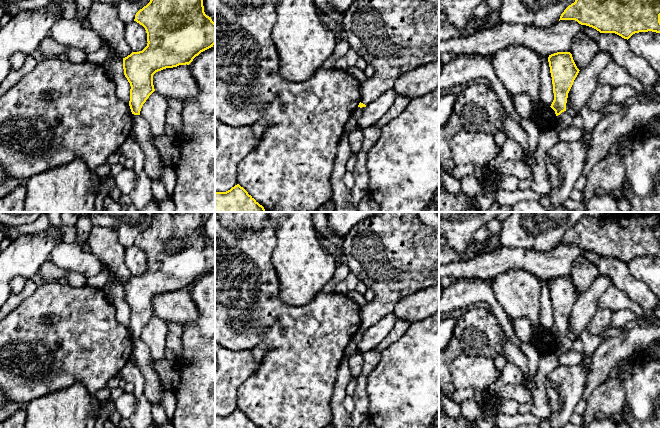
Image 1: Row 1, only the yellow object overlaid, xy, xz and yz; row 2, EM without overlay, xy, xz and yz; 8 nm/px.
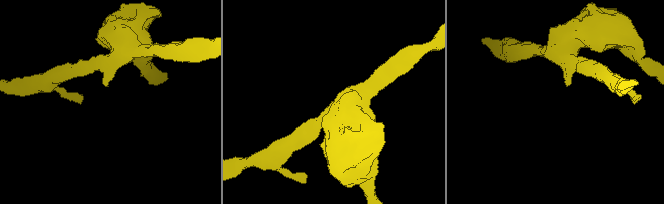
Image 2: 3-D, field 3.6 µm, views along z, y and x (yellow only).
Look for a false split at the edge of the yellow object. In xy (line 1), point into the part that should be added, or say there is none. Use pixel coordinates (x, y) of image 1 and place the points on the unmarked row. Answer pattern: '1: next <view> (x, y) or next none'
1: next none

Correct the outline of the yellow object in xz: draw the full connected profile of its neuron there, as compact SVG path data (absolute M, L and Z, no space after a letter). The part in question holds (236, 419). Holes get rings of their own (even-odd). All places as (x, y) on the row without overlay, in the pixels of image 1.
M239 408L226 416L215 416L215 428L259 428Z

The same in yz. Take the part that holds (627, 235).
M607 212L601 218L593 216L582 217L574 227L569 229L560 240L560 244L575 244L581 249L592 251L600 257L615 257L624 263L629 263L639 256L660 257L660 214L651 212L614 212L610 221L606 220Z

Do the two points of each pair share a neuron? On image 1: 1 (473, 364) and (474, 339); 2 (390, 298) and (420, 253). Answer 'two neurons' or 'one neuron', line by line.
1: two neurons
2: one neuron

